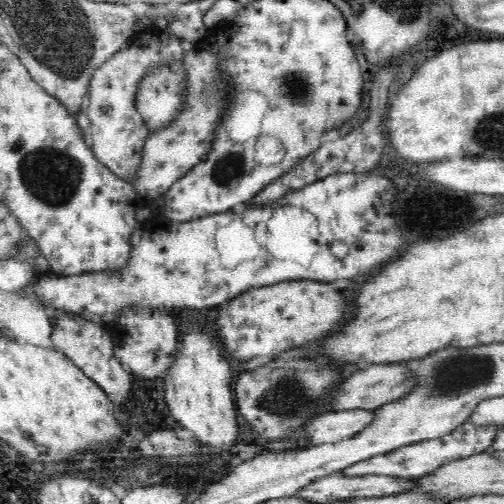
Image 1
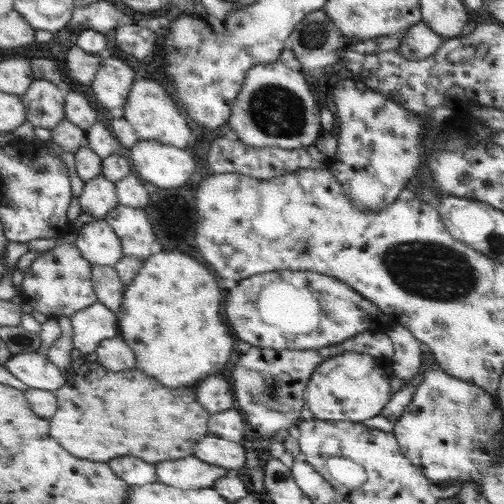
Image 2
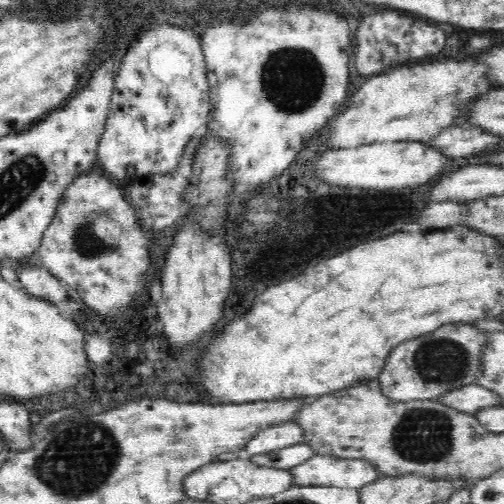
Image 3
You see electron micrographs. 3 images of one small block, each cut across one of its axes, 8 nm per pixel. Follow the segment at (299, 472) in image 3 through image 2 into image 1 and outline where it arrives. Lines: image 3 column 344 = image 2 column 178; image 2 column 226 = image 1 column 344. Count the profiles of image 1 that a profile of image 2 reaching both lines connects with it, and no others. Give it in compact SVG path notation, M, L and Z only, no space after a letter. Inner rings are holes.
M470 420L464 426L458 426L452 434L442 436L442 438L432 438L432 440L424 440L418 444L410 444L410 446L402 446L396 448L388 454L380 454L374 458L368 458L364 462L356 462L354 466L348 466L344 472L344 476L392 476L392 478L410 478L410 480L418 480L426 474L432 474L434 470L438 470L440 466L446 466L450 462L462 460L462 458L470 458L474 454L482 454L488 450L488 446L492 446L494 438L498 436L498 426L476 426Z

